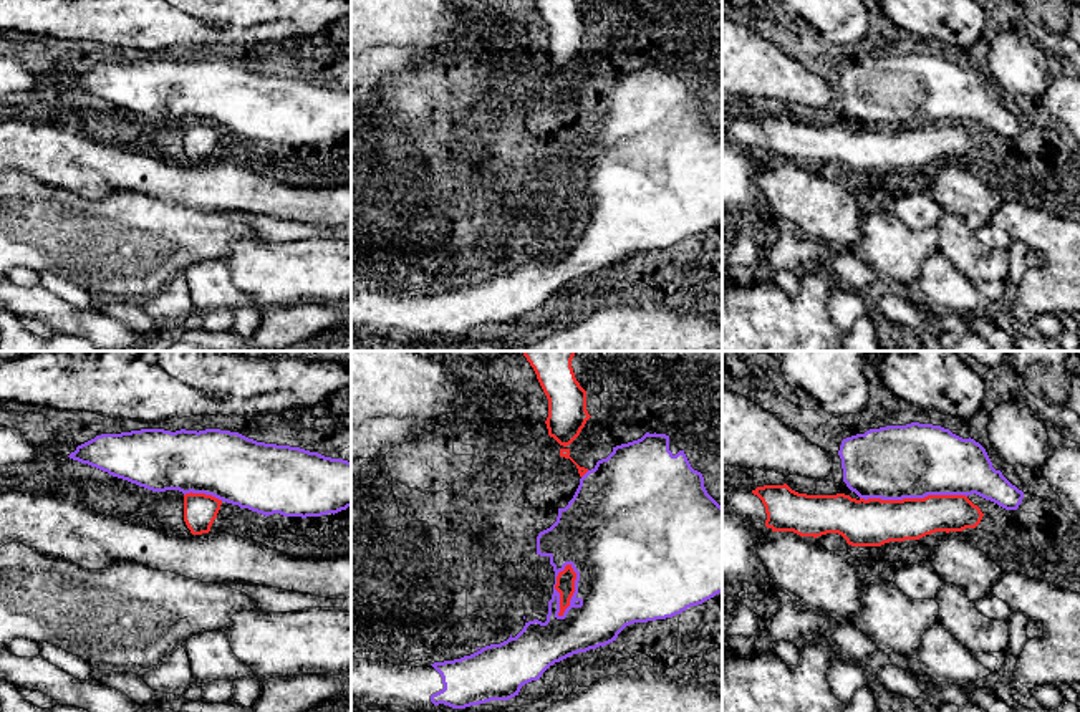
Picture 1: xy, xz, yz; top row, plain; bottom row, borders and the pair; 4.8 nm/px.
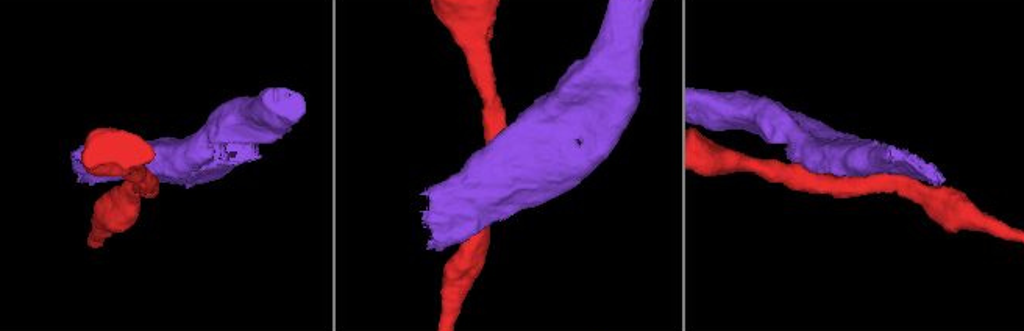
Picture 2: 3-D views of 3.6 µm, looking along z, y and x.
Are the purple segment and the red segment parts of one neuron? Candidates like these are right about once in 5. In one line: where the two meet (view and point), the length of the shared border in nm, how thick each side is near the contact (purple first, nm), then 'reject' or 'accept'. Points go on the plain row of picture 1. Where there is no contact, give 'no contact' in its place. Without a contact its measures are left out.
contact xz (555, 219); length 280 nm; calibres 320 and 100 nm; reject

